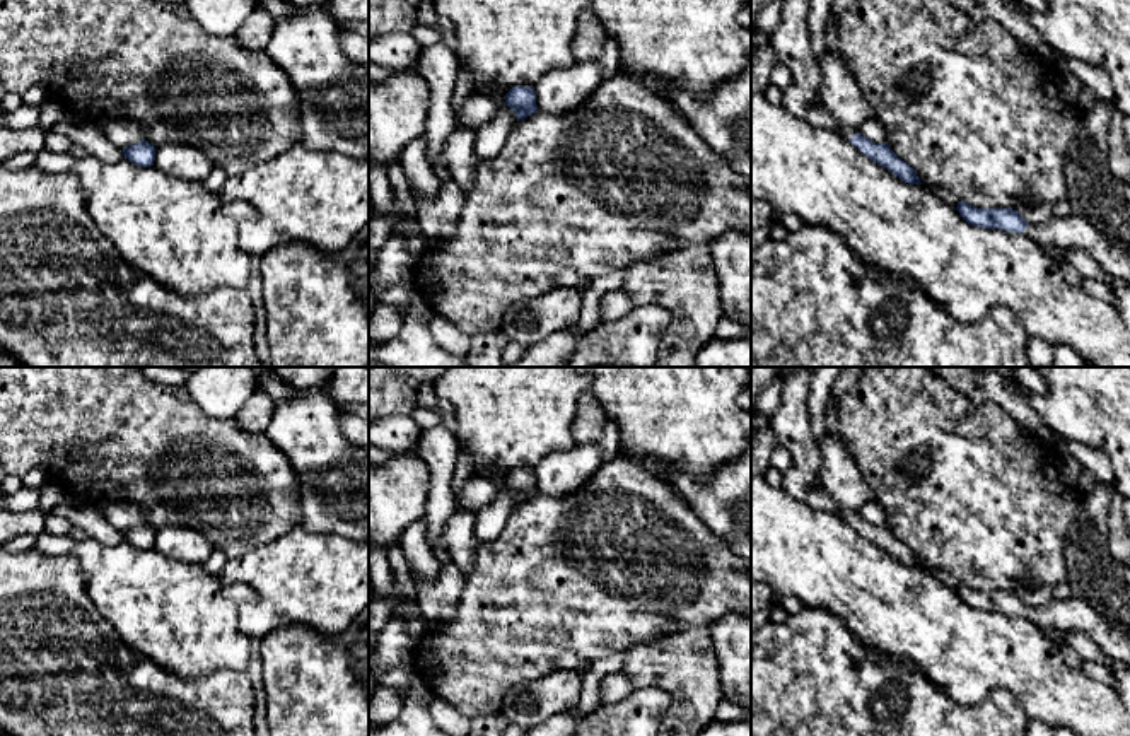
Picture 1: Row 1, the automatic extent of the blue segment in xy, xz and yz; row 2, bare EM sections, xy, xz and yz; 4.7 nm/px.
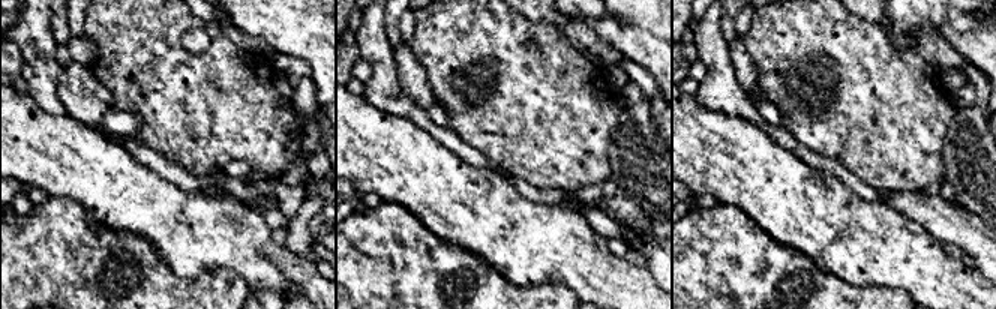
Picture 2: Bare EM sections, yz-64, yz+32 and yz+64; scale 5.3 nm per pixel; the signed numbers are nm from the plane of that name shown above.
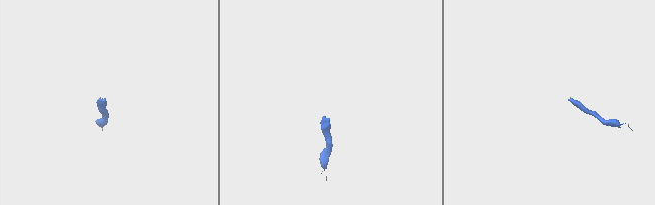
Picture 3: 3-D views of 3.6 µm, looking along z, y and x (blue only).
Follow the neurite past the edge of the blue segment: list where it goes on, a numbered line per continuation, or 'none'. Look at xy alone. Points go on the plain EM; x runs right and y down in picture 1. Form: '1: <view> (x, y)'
none

